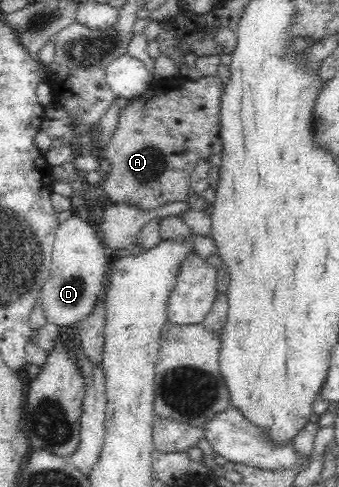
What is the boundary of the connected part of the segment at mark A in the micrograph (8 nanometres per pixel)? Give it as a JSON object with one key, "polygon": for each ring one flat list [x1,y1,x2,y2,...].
{"polygon":[[218,74,202,75,202,78,194,80,182,76,160,78,160,83,162,87,149,85,142,95,129,99,117,115,118,123,106,149,98,154,110,164,110,170,102,176,100,186,108,193,112,202,138,204,149,210,170,202,187,201,191,189,190,177,198,163,221,154,219,106,223,81]]}

